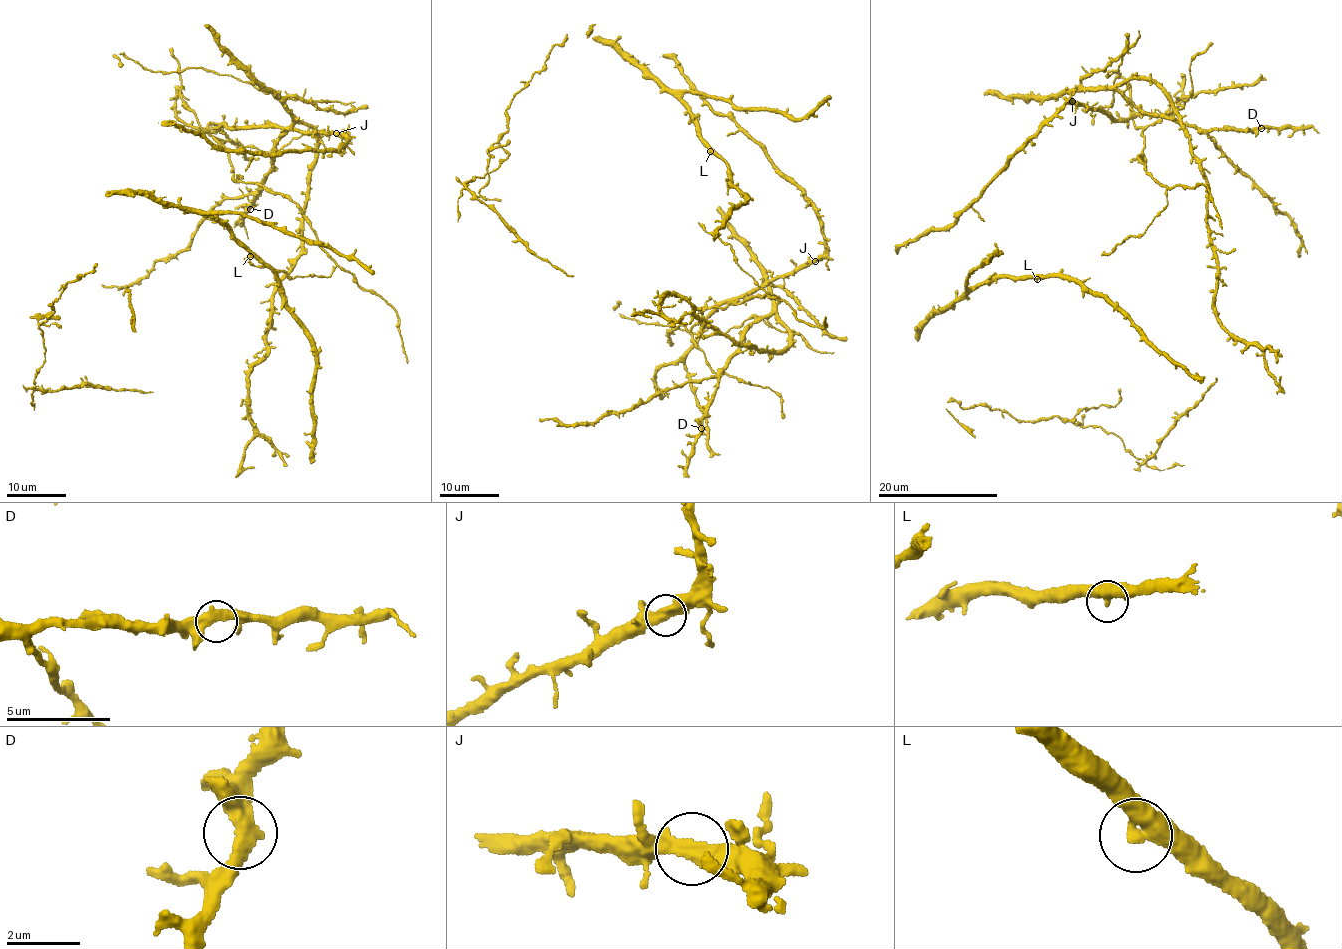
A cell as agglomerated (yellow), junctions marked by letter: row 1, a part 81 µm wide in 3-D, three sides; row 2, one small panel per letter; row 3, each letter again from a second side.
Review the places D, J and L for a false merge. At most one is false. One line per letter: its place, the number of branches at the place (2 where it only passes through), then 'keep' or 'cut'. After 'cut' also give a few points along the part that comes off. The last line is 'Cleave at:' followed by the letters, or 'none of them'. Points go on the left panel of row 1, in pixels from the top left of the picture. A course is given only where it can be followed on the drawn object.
D: at (250, 209); 2 branches meet; keep
J: at (336, 133); 2 branches meet; keep
L: at (250, 256); 2 branches meet; keep
Cleave at: none of them

